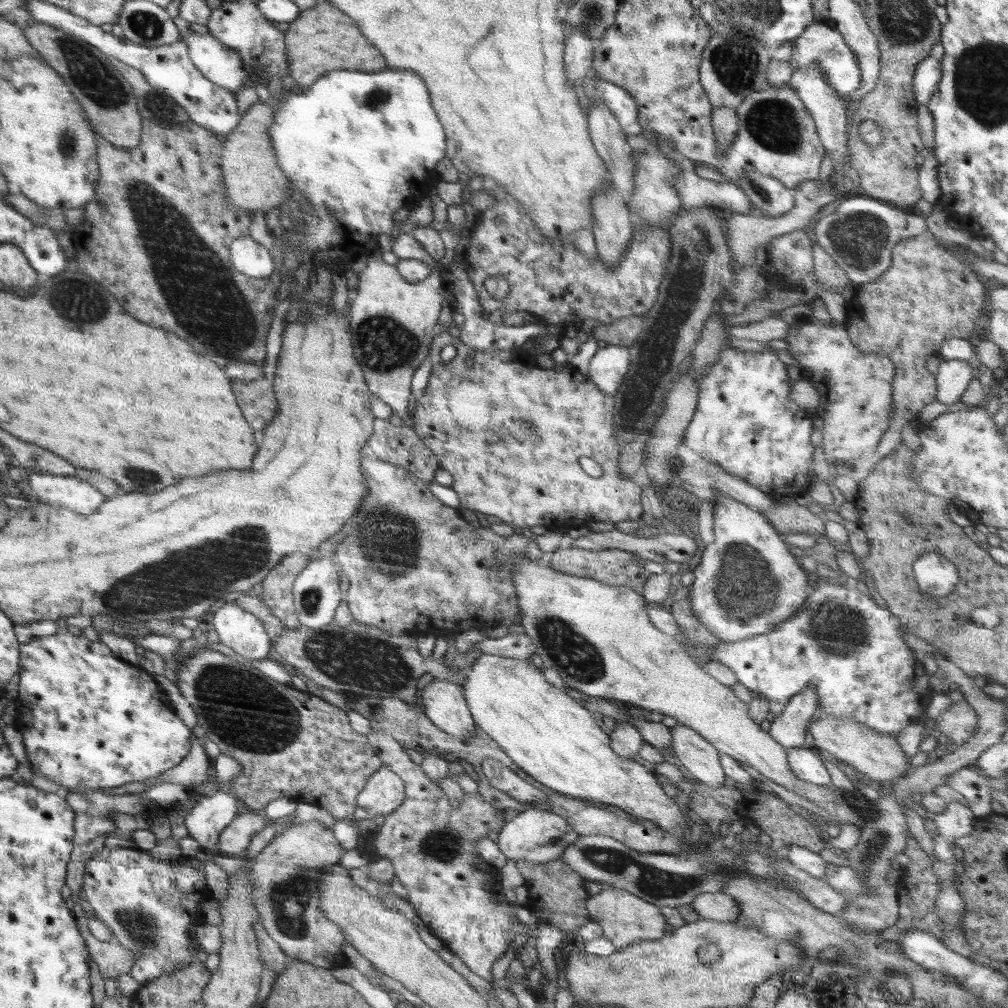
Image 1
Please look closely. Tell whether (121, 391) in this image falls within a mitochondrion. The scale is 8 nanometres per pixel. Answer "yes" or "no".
no

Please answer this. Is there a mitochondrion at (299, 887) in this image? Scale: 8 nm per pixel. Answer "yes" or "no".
yes

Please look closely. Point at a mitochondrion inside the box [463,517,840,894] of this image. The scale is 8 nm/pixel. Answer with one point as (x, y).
(747, 588)

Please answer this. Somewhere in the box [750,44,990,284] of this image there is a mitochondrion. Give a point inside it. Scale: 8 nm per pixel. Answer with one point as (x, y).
(859, 237)

